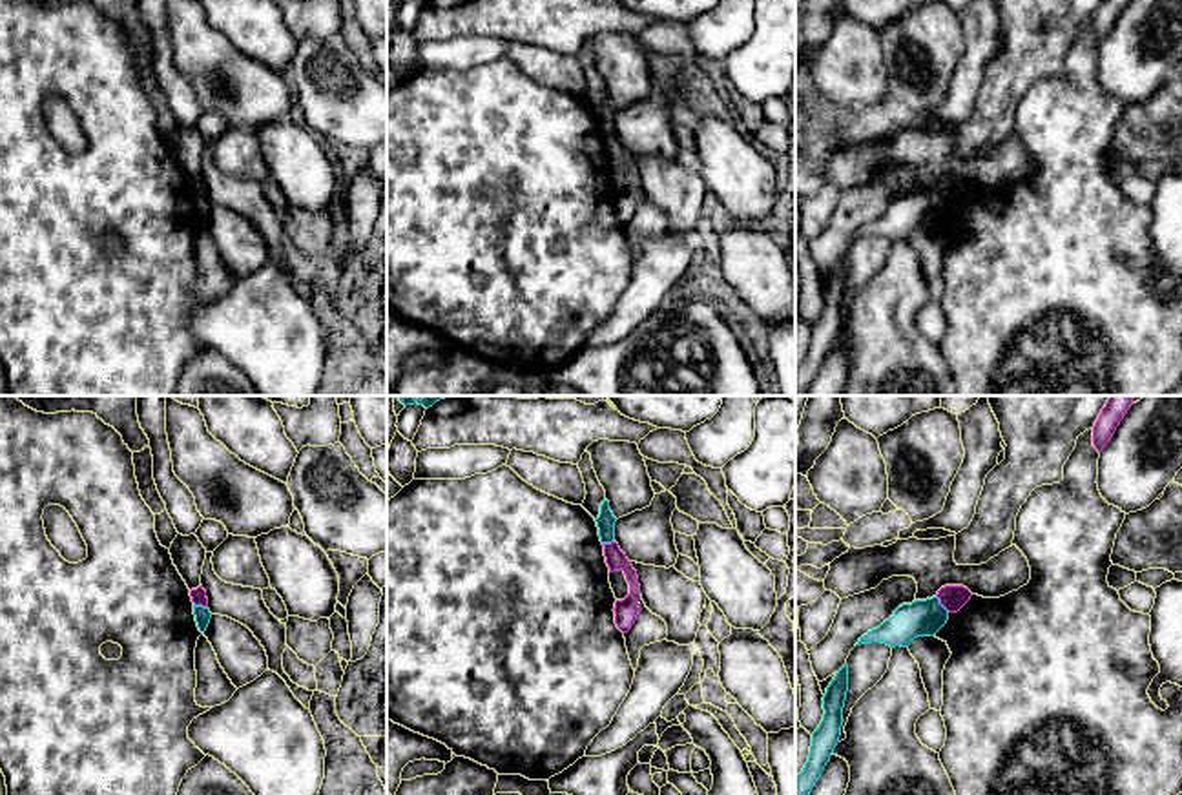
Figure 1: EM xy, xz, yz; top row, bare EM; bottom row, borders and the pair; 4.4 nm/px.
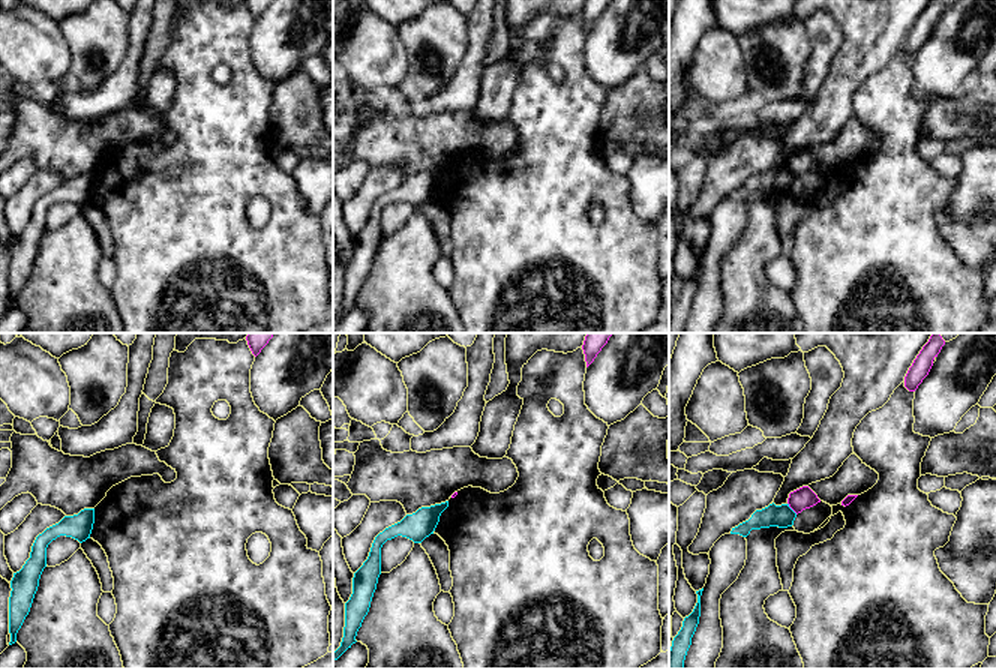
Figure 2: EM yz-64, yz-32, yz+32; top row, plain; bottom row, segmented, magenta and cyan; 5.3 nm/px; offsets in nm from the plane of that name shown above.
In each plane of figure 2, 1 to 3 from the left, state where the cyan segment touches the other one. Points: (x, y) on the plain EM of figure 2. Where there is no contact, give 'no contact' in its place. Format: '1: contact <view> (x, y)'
1: no contact
2: no contact
3: contact yz+32 (792, 173)

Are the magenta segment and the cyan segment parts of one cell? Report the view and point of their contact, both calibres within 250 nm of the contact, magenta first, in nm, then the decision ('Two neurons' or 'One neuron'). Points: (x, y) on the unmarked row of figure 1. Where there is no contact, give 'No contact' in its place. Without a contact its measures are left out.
Touches magenta at yz (942, 196). Thickness 110 nm (magenta) against 160 nm. Two neurons

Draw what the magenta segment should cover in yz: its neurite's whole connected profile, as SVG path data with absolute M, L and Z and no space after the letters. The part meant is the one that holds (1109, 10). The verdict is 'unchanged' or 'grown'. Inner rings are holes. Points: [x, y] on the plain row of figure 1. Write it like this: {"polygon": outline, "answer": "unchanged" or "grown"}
{"polygon": "M1102 0L1093 18L1093 36L1098 44L1109 35L1127 2L1129 0Z", "answer": "unchanged"}

